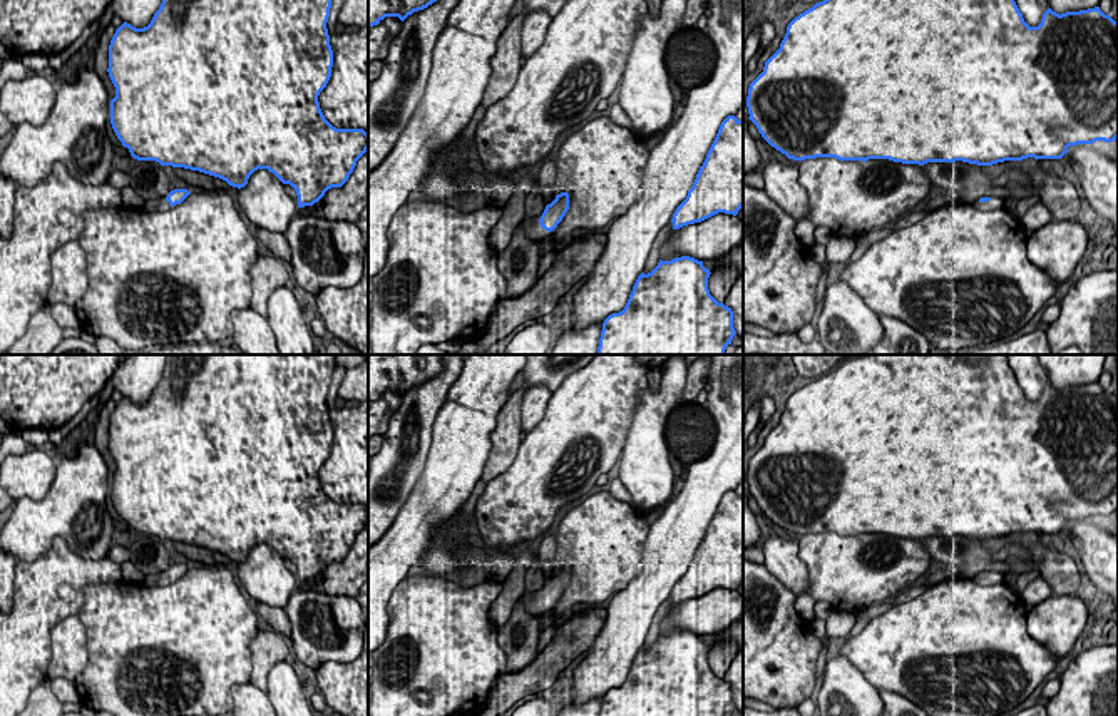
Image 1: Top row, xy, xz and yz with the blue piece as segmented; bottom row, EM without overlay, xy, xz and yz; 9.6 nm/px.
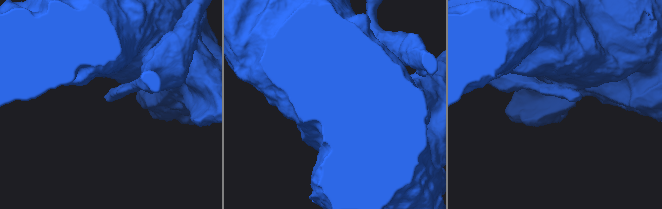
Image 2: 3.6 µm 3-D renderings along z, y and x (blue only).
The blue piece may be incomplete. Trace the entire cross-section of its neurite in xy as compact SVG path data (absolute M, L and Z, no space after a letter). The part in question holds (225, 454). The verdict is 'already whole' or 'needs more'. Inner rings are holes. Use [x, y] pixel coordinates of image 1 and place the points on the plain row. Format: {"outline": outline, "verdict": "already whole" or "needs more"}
{"outline": "M167 355L159 385L151 398L136 403L124 396L109 420L109 452L115 462L110 475L110 499L131 530L137 535L156 535L161 540L199 545L226 555L233 562L244 562L258 544L268 544L283 559L290 559L298 570L298 582L313 580L331 562L341 562L353 547L356 535L368 525L368 509L363 504L336 504L323 490L318 477L320 467L331 452L333 425L326 396L336 355Z", "verdict": "already whole"}

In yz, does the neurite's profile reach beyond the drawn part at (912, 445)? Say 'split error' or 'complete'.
complete

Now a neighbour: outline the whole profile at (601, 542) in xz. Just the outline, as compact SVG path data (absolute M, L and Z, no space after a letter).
M609 490L571 509L557 529L554 564L544 574L567 567L569 584L551 614L566 619L574 604L603 602L641 572L648 519Z

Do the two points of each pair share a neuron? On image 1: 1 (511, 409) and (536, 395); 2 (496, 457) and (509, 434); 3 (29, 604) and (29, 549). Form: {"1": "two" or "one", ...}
{"1": "two", "2": "one", "3": "two"}

